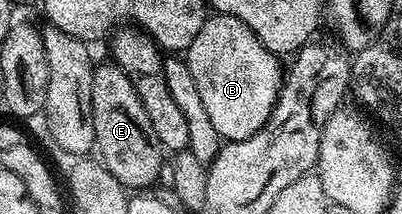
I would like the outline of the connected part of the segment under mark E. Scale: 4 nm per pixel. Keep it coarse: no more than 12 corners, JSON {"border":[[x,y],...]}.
{"border":[[117,63],[91,78],[95,152],[126,190],[158,183],[163,149]]}

